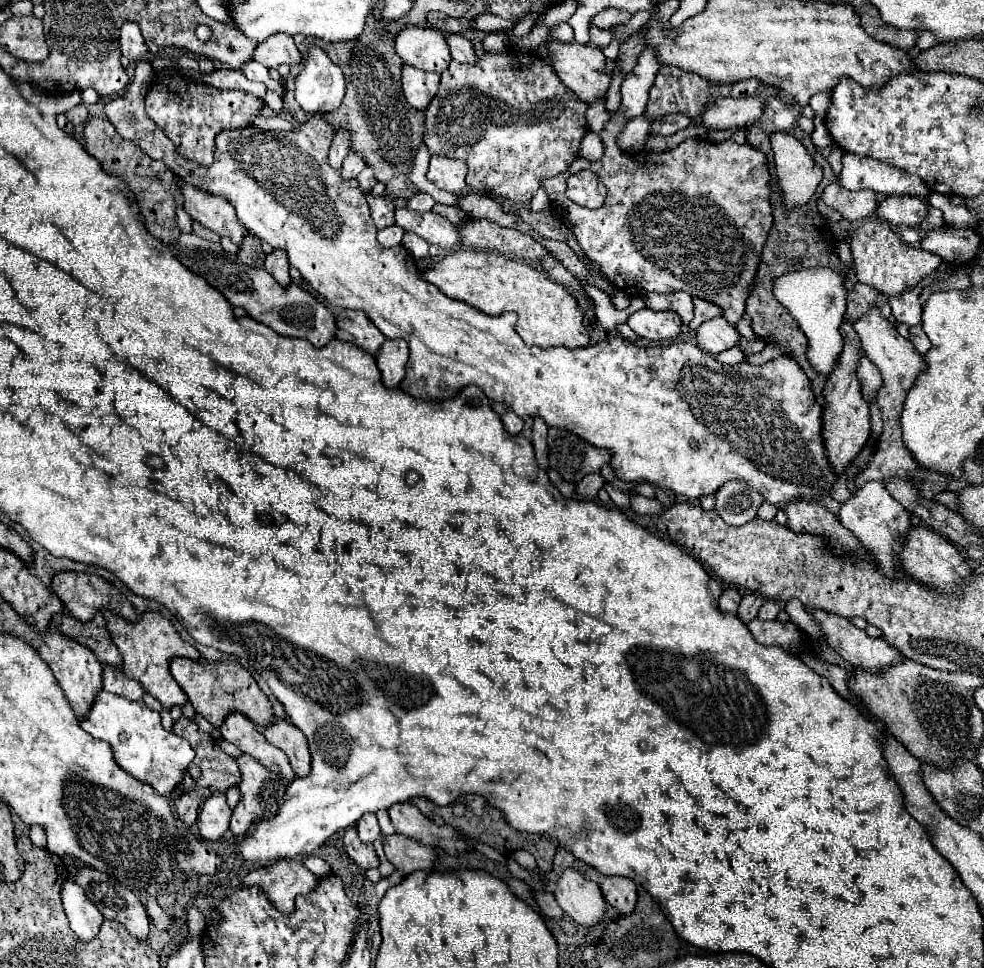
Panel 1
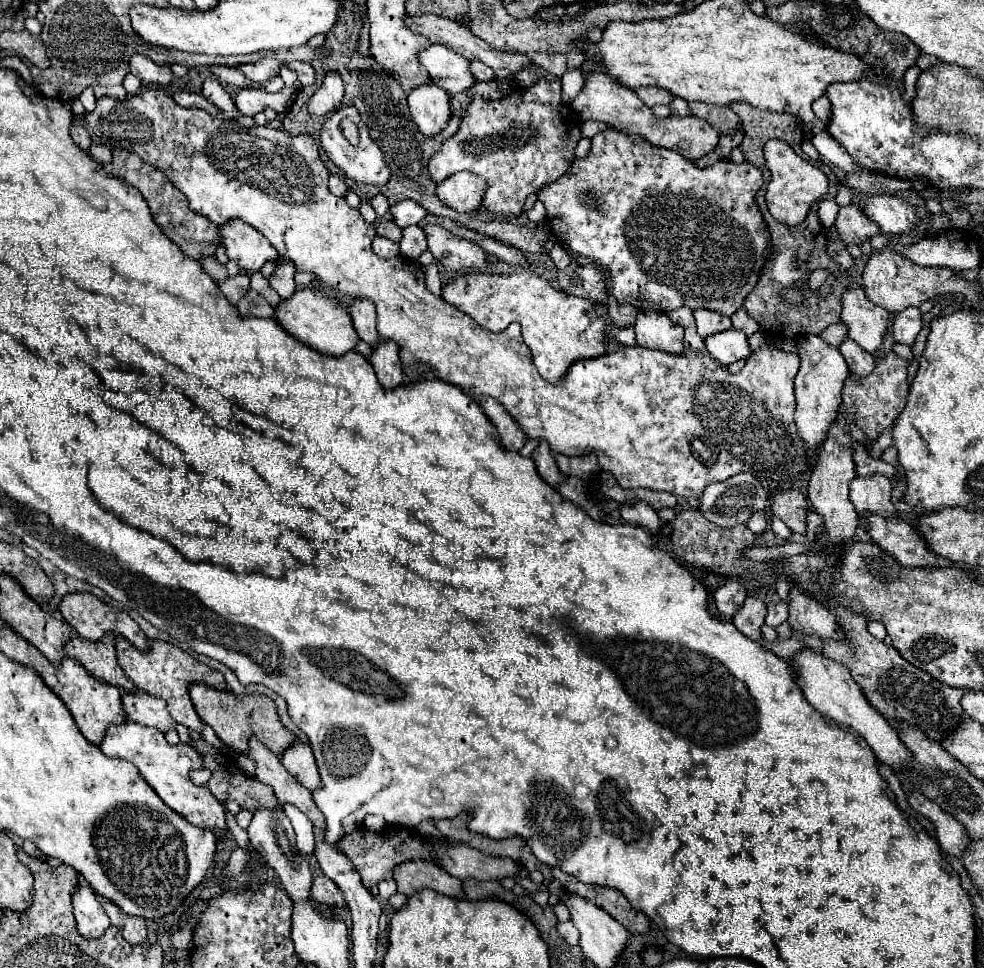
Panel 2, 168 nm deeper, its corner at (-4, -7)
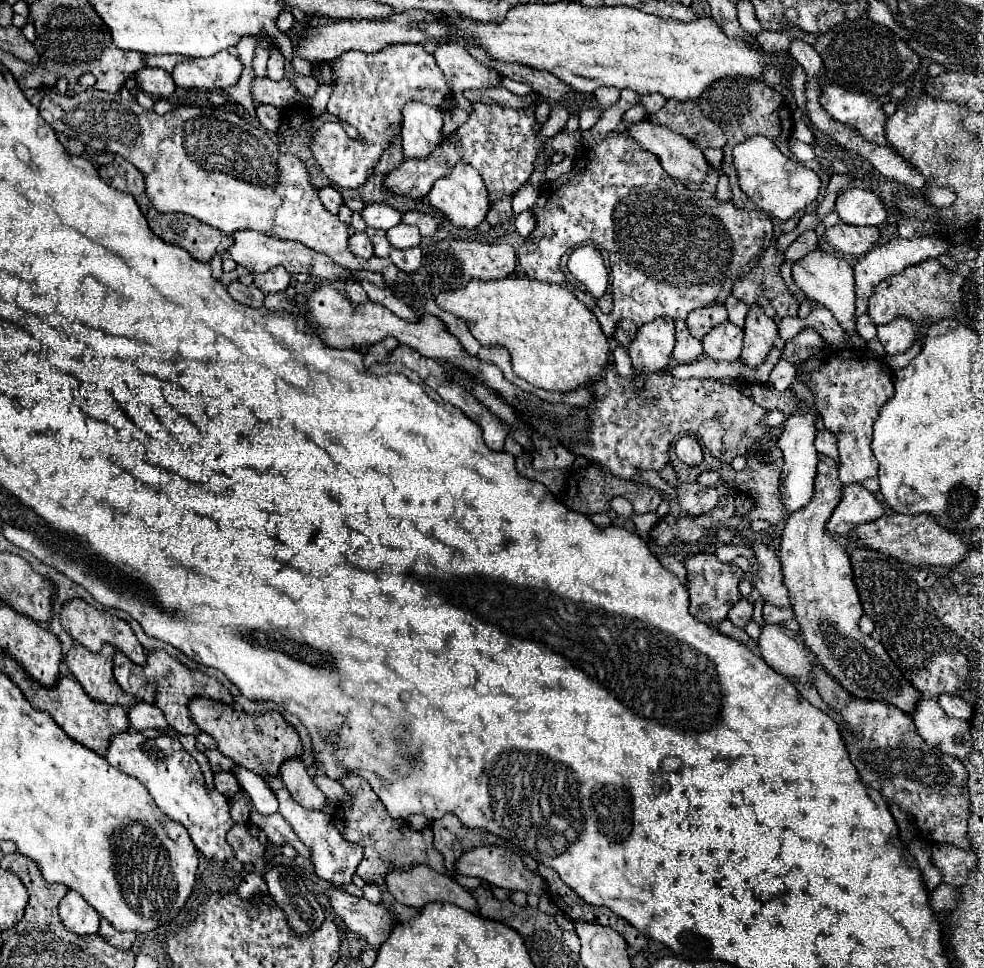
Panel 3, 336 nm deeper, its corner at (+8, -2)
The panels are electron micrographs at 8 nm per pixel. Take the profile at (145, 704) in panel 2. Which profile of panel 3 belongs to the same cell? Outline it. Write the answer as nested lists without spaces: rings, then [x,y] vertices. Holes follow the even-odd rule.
[[[138,701],[134,707],[130,707],[128,721],[130,721],[130,727],[136,729],[136,731],[158,729],[158,731],[164,733],[168,729],[164,713],[158,707],[152,707],[152,703],[146,703],[146,701]]]

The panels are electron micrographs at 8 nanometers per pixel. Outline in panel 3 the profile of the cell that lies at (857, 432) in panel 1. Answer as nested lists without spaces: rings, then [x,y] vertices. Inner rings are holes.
[[[820,455],[814,495],[806,507],[786,517],[778,551],[794,617],[800,623],[806,647],[816,655],[816,661],[850,695],[868,701],[884,701],[912,715],[924,695],[902,675],[882,643],[874,641],[858,627],[858,619],[864,611],[852,581],[850,559],[846,549],[826,531],[826,523],[840,499],[842,483],[838,481],[838,463],[826,455]]]

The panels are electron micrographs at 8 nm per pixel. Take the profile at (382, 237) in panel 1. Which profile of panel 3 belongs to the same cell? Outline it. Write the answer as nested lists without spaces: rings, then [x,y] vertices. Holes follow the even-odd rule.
[[[354,233],[350,237],[350,249],[352,249],[352,253],[356,253],[362,259],[370,259],[374,255],[374,247],[364,233]]]

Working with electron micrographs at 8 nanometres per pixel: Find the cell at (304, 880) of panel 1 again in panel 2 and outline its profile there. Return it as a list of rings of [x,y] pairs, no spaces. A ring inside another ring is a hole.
[[[316,876],[312,884],[312,900],[320,906],[338,906],[348,908],[344,892],[338,890],[338,886],[328,876]]]

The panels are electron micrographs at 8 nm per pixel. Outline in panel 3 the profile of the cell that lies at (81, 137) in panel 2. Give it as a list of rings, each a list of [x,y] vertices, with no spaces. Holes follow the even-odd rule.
[[[58,135],[60,137],[60,141],[64,143],[64,147],[70,151],[70,153],[74,153],[74,155],[80,155],[82,151],[84,151],[84,145],[78,141],[78,139],[74,139],[74,137],[66,137],[66,135]]]

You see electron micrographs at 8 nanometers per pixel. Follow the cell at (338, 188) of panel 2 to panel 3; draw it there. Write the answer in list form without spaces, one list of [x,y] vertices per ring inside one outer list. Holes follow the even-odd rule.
[[[332,185],[318,189],[318,197],[320,197],[320,201],[324,203],[324,207],[330,209],[332,213],[338,213],[338,207],[340,207],[342,201],[344,201],[342,195],[340,195],[340,191],[336,191],[336,187],[332,187]]]

